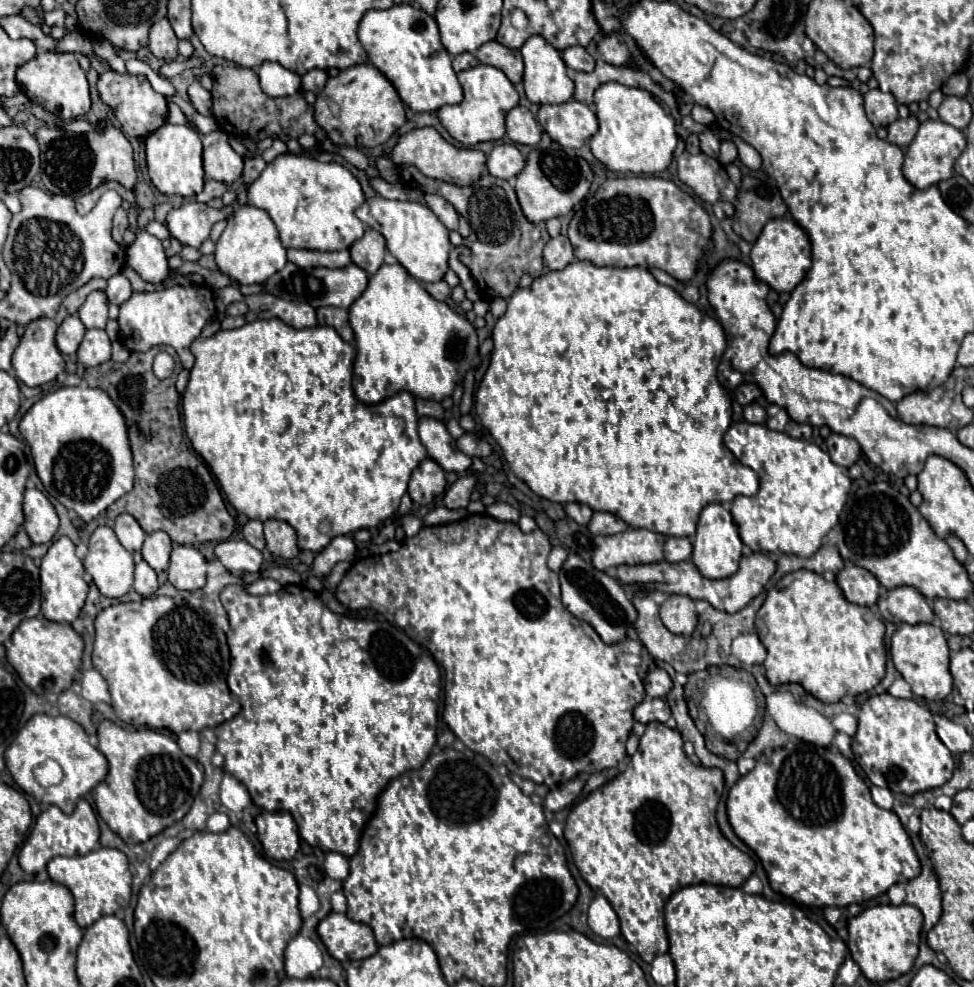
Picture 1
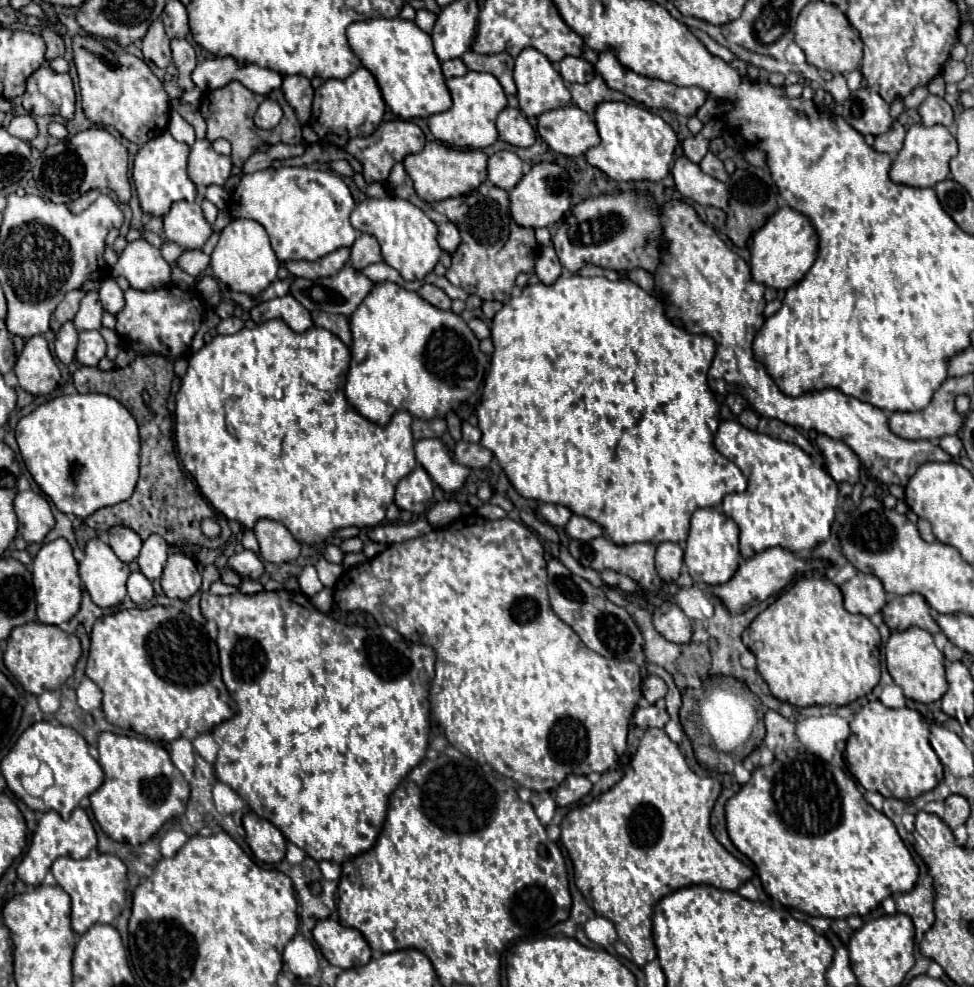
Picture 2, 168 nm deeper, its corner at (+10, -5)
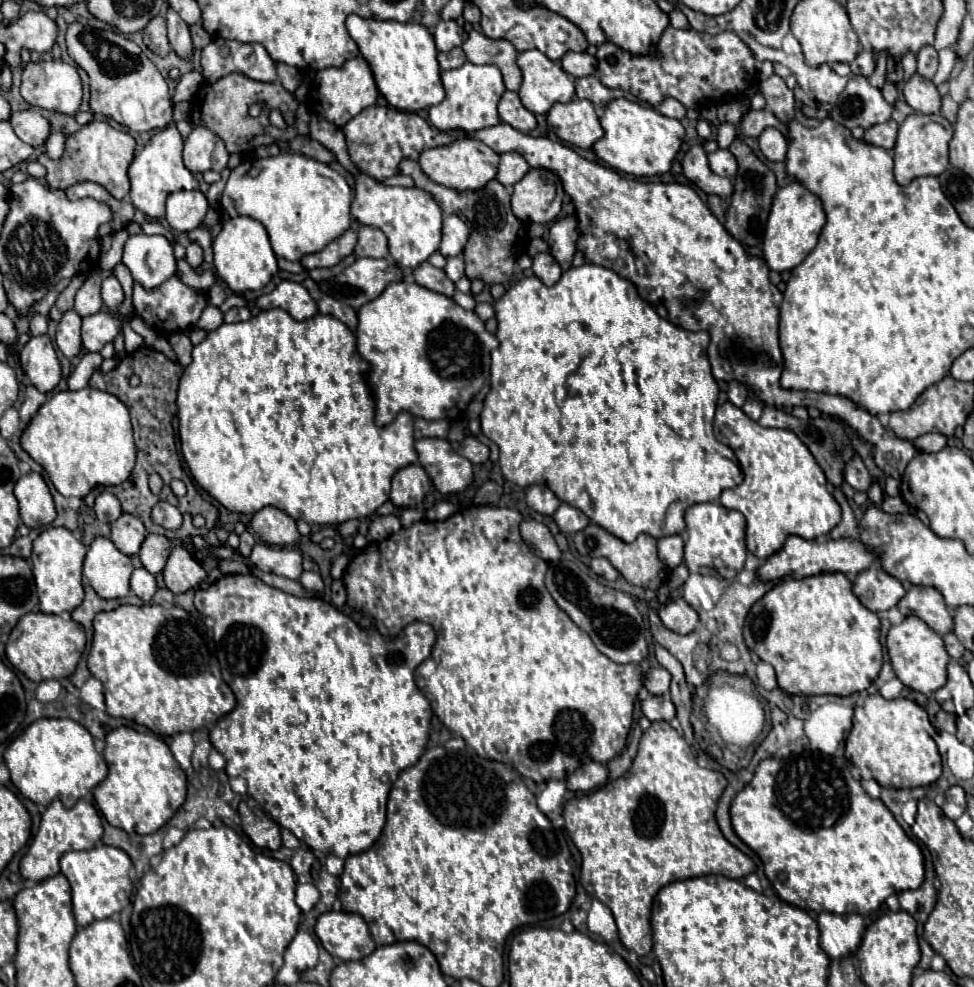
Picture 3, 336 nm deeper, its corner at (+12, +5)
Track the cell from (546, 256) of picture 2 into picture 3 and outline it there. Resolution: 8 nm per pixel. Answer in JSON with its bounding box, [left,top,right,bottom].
[532,254,562,286]

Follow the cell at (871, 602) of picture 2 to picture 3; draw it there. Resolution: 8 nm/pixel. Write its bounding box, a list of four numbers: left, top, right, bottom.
[854,566,906,612]

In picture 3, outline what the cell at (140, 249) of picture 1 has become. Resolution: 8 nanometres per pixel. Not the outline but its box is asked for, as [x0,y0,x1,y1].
[122,236,176,288]

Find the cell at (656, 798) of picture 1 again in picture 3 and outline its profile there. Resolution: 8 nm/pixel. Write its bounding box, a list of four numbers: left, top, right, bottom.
[564,722,754,956]

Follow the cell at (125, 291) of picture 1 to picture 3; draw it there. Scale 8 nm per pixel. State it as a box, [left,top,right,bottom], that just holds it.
[102,276,124,310]

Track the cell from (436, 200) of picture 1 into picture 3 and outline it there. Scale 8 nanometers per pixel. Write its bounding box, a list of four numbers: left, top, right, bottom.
[440,214,470,256]

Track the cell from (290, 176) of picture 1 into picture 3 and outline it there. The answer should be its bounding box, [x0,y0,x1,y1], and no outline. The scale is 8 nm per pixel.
[222,152,353,260]

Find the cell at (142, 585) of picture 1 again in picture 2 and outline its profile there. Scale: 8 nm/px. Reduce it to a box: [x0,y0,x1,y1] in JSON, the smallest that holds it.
[128,572,154,606]

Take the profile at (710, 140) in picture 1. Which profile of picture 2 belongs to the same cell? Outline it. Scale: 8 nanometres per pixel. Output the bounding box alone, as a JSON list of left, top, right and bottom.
[700,152,730,182]

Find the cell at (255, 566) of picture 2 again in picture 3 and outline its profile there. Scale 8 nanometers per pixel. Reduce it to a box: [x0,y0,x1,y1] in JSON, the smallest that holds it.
[248,544,302,580]

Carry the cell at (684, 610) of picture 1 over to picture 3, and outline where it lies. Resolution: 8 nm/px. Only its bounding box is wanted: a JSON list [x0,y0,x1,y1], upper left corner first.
[658,596,698,634]

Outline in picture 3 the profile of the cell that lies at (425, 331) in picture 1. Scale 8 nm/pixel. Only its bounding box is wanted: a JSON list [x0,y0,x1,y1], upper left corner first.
[356,280,498,426]

